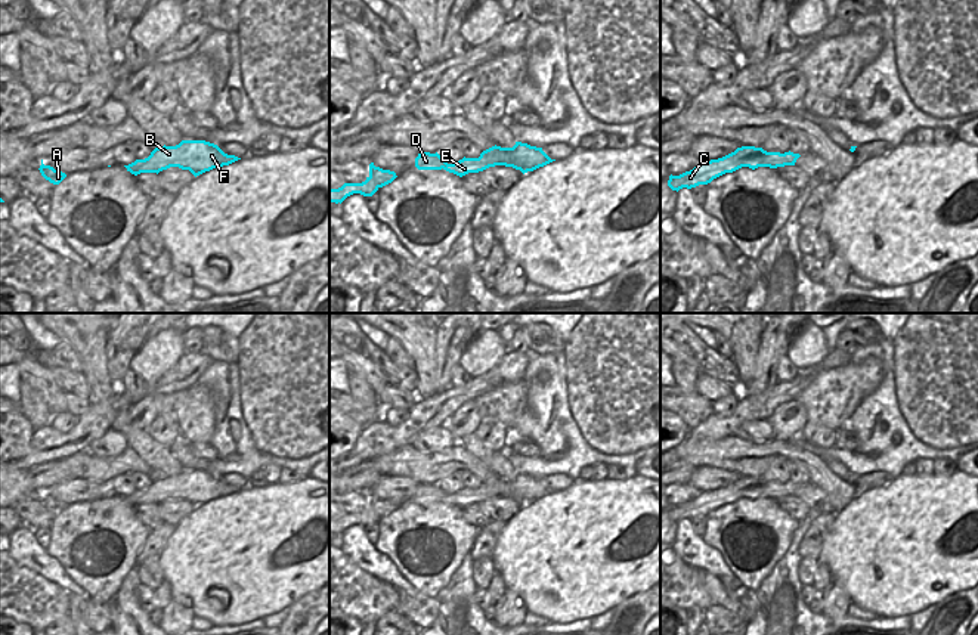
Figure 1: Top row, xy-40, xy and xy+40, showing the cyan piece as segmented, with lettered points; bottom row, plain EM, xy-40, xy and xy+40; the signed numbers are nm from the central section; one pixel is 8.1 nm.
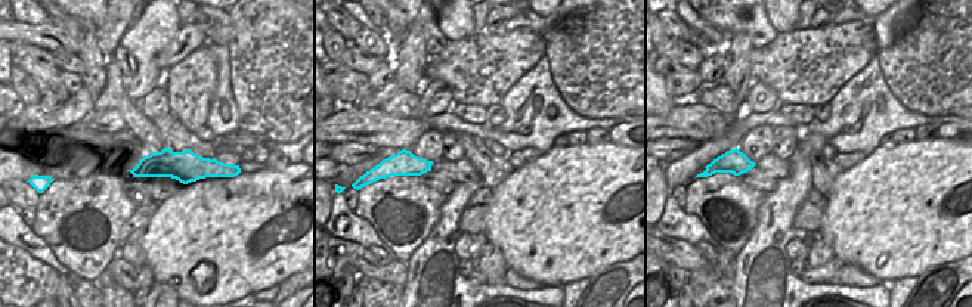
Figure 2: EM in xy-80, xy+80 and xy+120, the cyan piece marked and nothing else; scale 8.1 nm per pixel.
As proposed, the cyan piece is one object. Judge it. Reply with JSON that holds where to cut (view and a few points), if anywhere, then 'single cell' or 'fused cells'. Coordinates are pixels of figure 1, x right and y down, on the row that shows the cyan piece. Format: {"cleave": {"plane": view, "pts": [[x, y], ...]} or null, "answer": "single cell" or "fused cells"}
{"cleave": null, "answer": "single cell"}

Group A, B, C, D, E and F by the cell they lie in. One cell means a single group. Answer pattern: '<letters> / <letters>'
A B C D E F

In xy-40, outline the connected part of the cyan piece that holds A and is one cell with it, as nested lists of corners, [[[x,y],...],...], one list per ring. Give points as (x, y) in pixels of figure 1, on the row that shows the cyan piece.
[[[41,159],[41,165],[38,170],[40,170],[41,176],[53,185],[59,185],[66,177],[65,173],[58,171],[50,165],[44,165],[43,159]]]

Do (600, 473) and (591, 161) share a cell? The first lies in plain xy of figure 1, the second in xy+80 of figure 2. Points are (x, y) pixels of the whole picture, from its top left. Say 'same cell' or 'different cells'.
different cells

